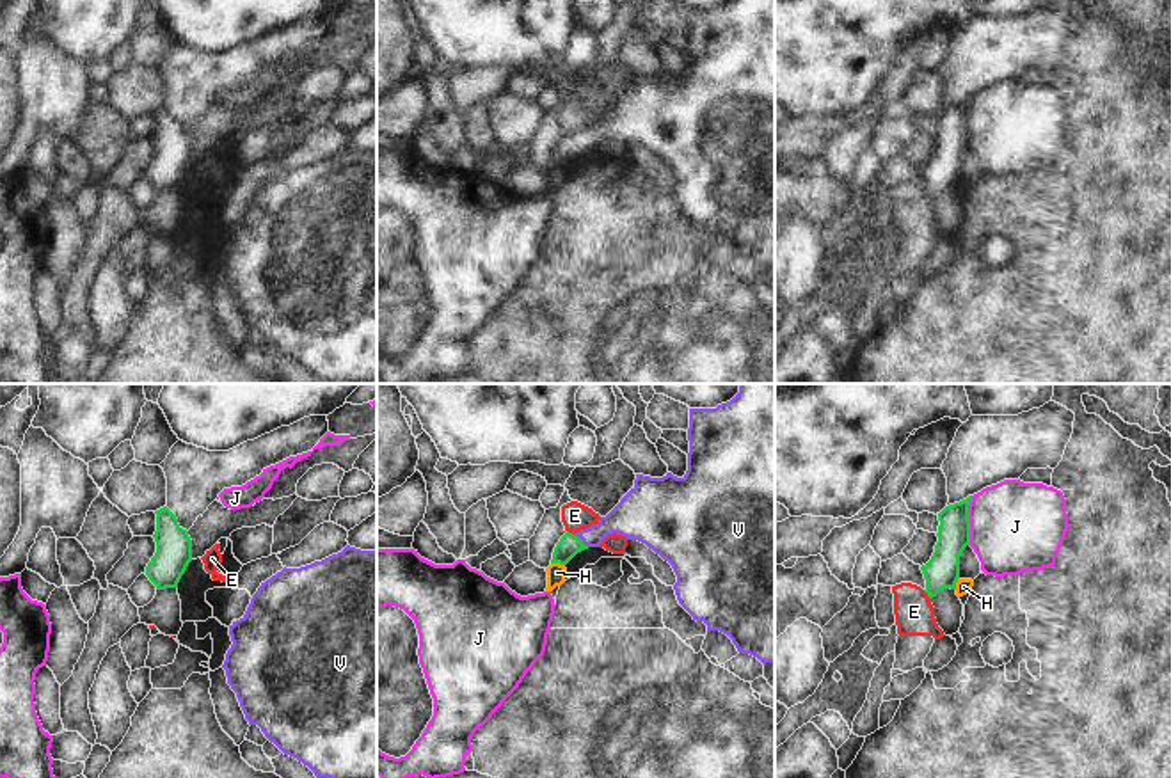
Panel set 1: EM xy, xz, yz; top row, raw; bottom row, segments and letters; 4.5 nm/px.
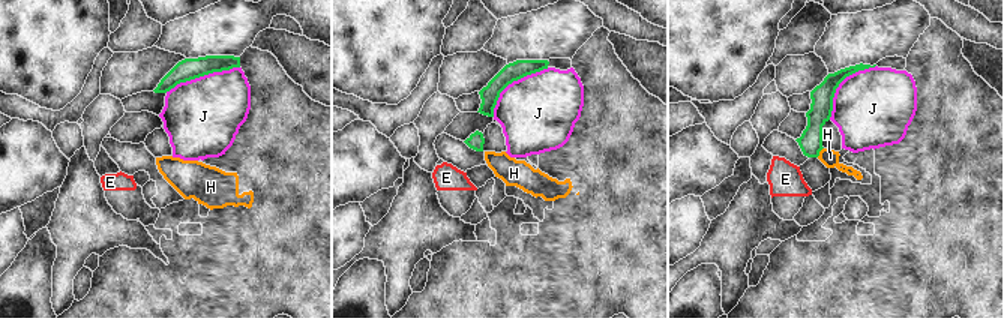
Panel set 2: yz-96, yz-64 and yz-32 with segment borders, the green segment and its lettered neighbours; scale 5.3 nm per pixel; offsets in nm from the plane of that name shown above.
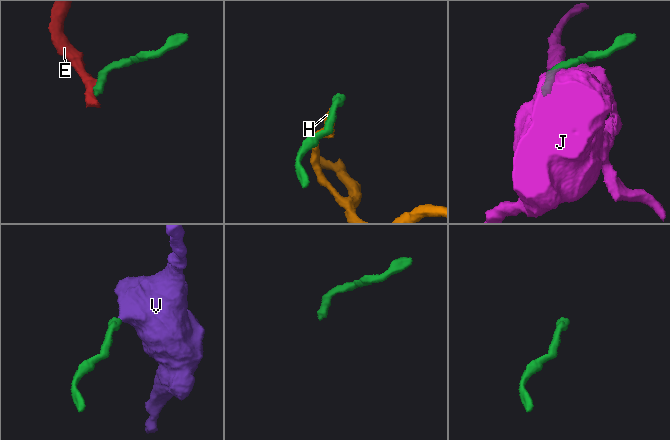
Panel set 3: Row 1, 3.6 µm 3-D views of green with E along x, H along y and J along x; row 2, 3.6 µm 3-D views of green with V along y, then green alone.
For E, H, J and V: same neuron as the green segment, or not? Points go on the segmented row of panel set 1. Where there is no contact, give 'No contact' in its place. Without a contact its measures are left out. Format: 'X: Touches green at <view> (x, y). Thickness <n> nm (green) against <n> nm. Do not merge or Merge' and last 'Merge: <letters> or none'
E: Touches green at yz (928, 595). Thickness 160 nm (green) against 180 nm. Do not merge
H: Touches green at xz (558, 562). Thickness 100 nm (green) against 90 nm. Do not merge
J: Touches green at yz (969, 521). Thickness 150 nm (green) against 400 nm. Do not merge
V: Touches green at xz (581, 540). Thickness 100 nm (green) against 180 nm. Merge
Merge: V.

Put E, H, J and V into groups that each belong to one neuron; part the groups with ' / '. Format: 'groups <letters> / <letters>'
groups E / H / J / V

